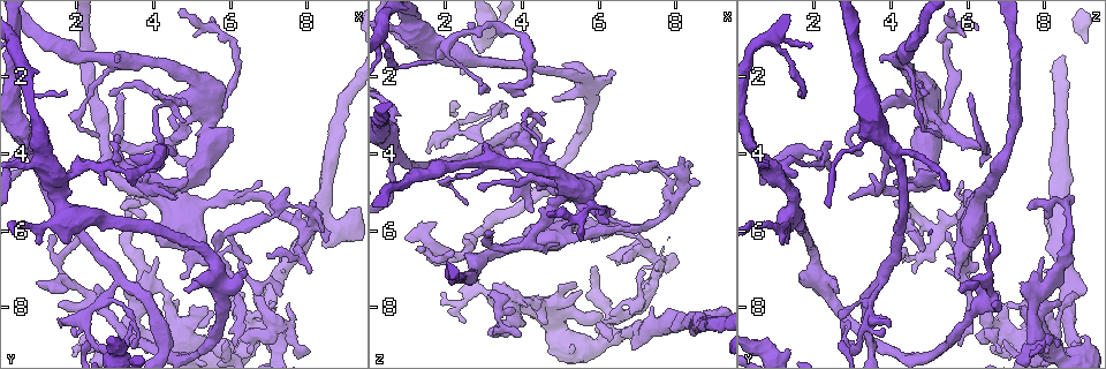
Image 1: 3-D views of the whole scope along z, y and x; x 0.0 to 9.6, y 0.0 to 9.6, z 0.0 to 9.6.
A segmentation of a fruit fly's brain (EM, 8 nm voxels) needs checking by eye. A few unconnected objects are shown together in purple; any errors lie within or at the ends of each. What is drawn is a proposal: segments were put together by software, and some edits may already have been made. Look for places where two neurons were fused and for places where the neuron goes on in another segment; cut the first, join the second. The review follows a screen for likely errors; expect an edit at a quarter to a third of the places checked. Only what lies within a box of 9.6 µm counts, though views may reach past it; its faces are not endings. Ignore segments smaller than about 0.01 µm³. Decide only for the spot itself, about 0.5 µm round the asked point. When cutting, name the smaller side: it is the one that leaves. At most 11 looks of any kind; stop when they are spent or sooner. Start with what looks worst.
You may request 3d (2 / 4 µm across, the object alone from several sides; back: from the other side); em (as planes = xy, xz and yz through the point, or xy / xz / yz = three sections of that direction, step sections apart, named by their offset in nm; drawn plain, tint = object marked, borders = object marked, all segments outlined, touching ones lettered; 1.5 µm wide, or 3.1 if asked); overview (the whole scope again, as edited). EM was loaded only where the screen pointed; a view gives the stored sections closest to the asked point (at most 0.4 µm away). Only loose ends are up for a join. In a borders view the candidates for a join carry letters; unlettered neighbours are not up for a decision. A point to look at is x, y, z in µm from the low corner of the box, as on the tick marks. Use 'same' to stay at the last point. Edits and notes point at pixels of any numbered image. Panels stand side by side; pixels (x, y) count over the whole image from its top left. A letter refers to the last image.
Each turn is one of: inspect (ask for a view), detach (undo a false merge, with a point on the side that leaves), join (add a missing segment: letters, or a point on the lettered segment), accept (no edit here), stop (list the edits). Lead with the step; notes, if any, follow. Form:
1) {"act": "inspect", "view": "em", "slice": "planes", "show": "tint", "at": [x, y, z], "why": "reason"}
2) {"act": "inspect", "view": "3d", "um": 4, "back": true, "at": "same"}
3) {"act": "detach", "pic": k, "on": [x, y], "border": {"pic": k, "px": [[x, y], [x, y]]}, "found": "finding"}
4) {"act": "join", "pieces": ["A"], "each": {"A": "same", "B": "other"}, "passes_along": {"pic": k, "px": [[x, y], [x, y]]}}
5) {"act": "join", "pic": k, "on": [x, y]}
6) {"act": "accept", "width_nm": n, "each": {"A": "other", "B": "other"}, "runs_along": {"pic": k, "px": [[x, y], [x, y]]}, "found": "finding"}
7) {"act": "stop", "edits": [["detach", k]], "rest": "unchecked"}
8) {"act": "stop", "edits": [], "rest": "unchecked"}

{"act": "inspect", "view": "em", "slice": "planes", "show": "borders", "at": [1.85, 8.55, 3.85], "why": "branch stops here"}

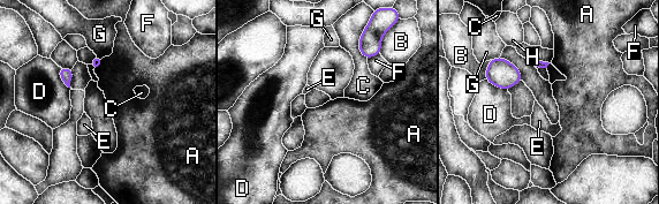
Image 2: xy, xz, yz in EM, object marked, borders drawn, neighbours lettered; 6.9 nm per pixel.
{"act": "accept", "longest_contact_nm": ["C", 200], "each": {"A": "other", "B": "other", "C": "other", "D": "other", "E": "other", "F": "other", "G": "other", "H": "other"}, "border": {"pic": 2, "px": [[103, 58], [101, 63], [93, 69]]}, "found": "none of them fits"}

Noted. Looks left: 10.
{"act": "inspect", "view": "3d", "um": 4, "at": [5.45, 0.85, 6.30], "why": "tapers out"}

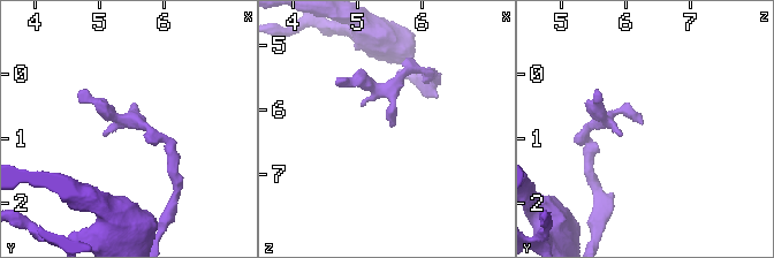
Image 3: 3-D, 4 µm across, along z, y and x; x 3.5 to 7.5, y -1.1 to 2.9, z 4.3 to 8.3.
{"act": "inspect", "view": "em", "slice": "planes", "show": "plain", "at": [5.50, 0.80, 6.25], "why": "now the EM"}

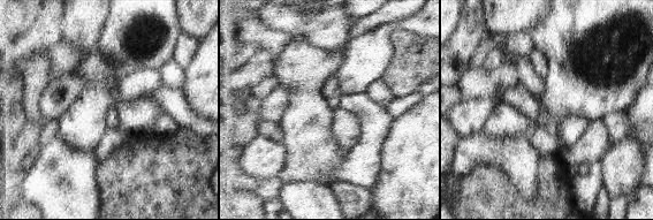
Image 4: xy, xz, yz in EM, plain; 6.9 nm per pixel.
{"act": "inspect", "view": "em", "slice": "planes", "show": "borders", "at": "same"}

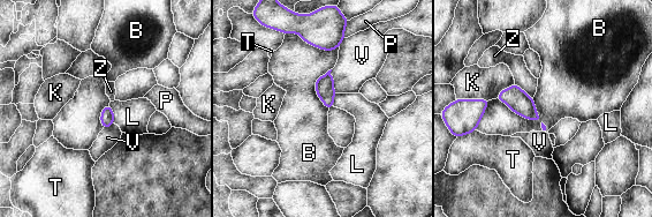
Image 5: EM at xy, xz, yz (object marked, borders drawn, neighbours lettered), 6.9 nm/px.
{"act": "accept", "longest_contact_nm": ["B", 420], "each": {"B": "other", "K": "other", "L": "other", "P": "other", "T": "other", "V": "other", "Z": "other"}, "border": {"pic": 5, "px": [[331, 69], [335, 92]]}, "found": "no lettered segment goes on from it"}

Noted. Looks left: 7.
{"act": "inspect", "view": "em", "slice": "planes", "show": "borders", "at": [3.85, 4.50, 2.55], "why": "branch stops here"}

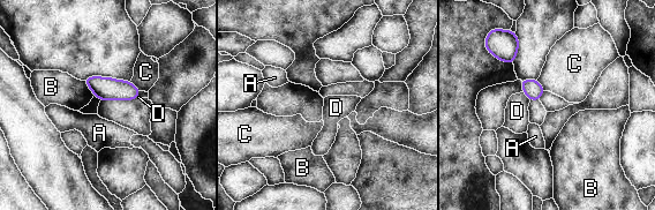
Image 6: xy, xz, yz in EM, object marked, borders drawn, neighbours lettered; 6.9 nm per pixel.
{"act": "accept", "width_nm": 120, "each": {"A": "other", "B": "other", "C": "other", "D": "other"}, "border": {"pic": 6, "px": [[522, 91], [529, 100]]}, "found": "none of them fits"}

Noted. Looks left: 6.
{"act": "inspect", "view": "3d", "um": 4, "at": [6.10, 9.00, 5.85], "why": "an open end"}

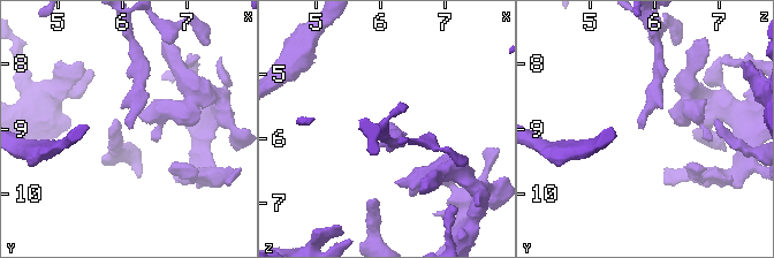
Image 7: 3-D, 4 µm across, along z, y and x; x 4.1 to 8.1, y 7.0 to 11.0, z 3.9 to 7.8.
{"act": "inspect", "view": "em", "slice": "xy", "step": 8, "show": "borders", "at": [6.10, 9.05, 5.85]}

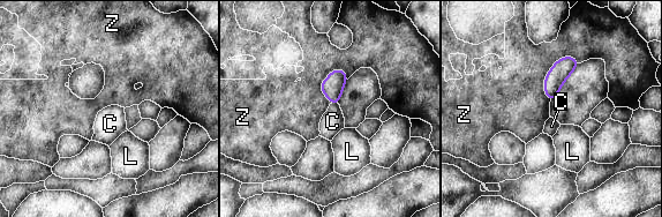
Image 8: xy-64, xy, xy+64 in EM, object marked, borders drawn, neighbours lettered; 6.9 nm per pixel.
{"act": "join", "pic": 8, "on": [332, 121], "width_nm": 100, "each": {"C": "same", "L": "other", "Z": "other"}, "passes_along": {"pic": 8, "px": [[332, 87], [333, 103], [332, 121]]}, "found": "it goes on there"}

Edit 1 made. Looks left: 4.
{"act": "inspect", "view": "3d", "um": 2, "at": [3.05, 1.70, 3.70], "why": "three-way junction"}

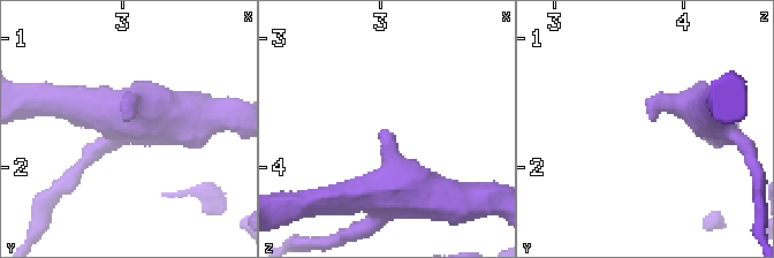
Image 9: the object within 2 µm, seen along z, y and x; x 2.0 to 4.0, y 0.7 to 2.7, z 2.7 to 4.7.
{"act": "inspect", "view": "em", "slice": "planes", "show": "borders", "at": [3.06, 1.66, 3.78]}

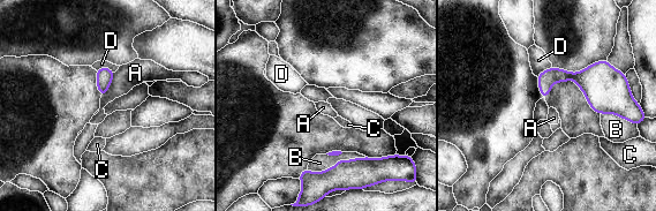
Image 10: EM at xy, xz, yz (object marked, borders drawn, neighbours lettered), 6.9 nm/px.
{"act": "accept", "each": {"A": "other", "B": "other", "C": "other", "D": "other"}, "border": {"pic": 10, "px": [[114, 73], [108, 90], [102, 97]]}, "found": "none of them fits"}

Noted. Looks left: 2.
{"act": "stop", "edits": [["join", 8]], "rest": "unchecked"}

